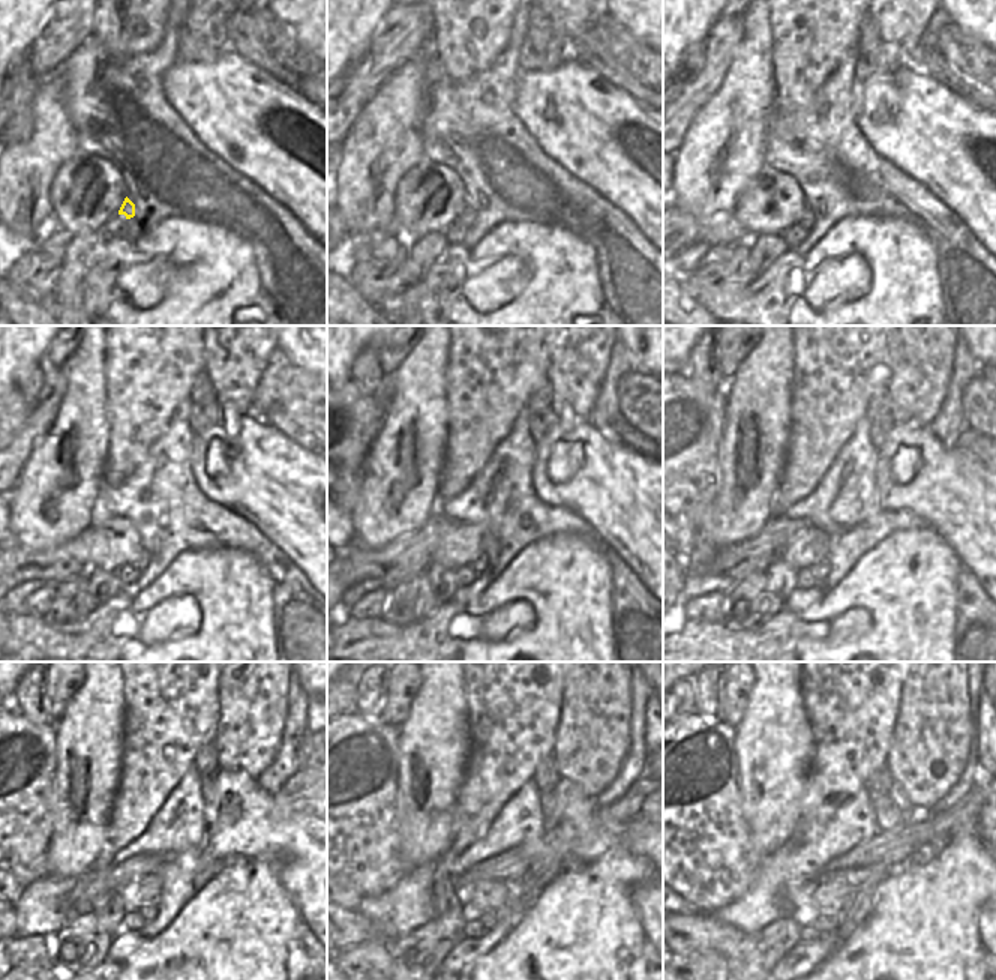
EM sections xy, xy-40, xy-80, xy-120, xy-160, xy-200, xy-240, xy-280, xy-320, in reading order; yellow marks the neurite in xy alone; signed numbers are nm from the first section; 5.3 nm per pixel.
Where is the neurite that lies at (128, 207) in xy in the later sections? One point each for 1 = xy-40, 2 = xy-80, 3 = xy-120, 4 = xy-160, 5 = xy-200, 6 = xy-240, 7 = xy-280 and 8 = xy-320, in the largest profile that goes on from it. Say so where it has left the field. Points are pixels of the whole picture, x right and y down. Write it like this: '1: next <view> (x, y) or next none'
1: next xy-40 (468, 215)
2: next xy-80 (807, 221)
3: next xy-120 (143, 562)
4: next xy-160 (480, 565)
5: next xy-200 (821, 571)
6: next xy-240 (149, 913)
7: next xy-280 (489, 917)
8: next xy-320 (827, 922)

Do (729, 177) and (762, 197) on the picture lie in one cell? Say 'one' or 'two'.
two

